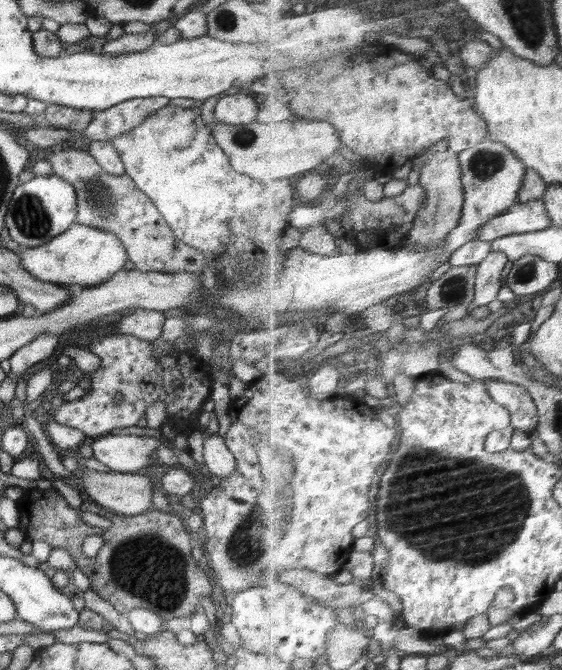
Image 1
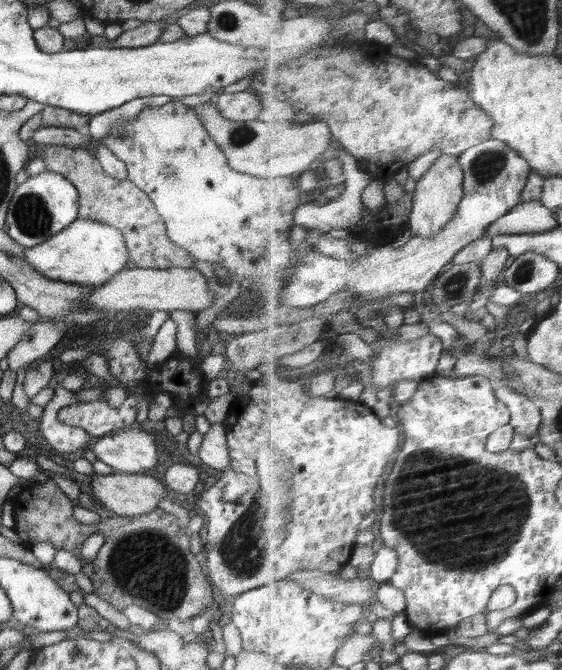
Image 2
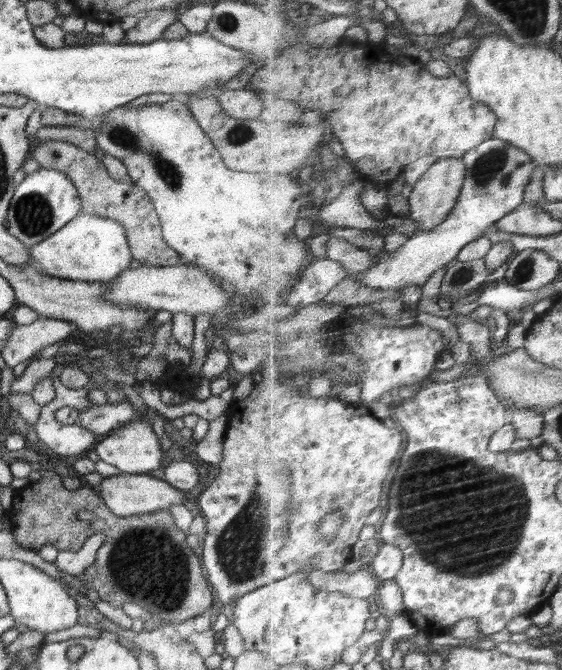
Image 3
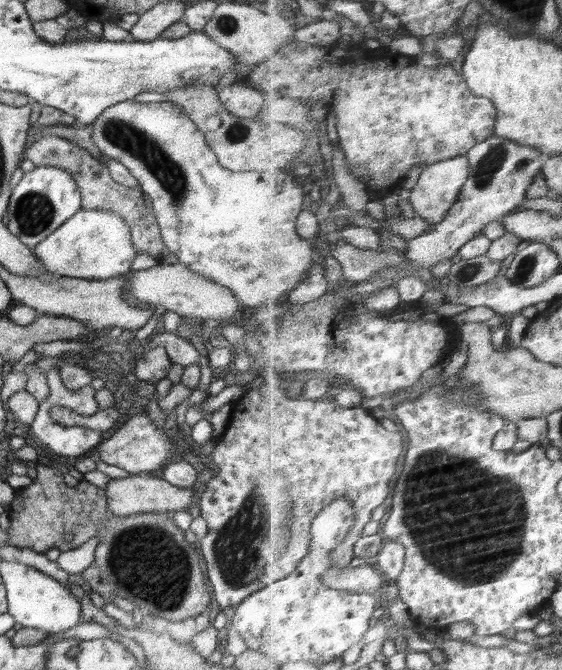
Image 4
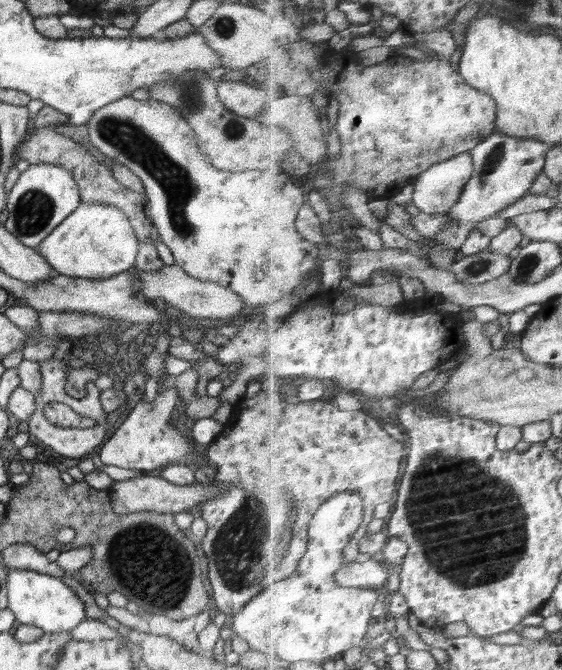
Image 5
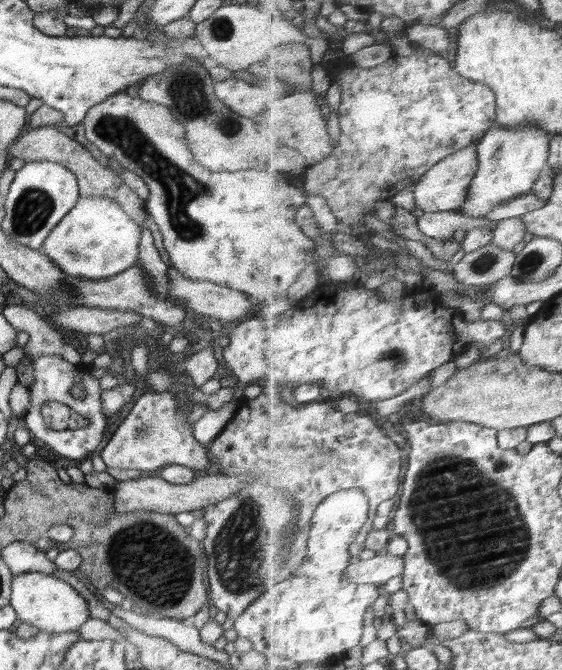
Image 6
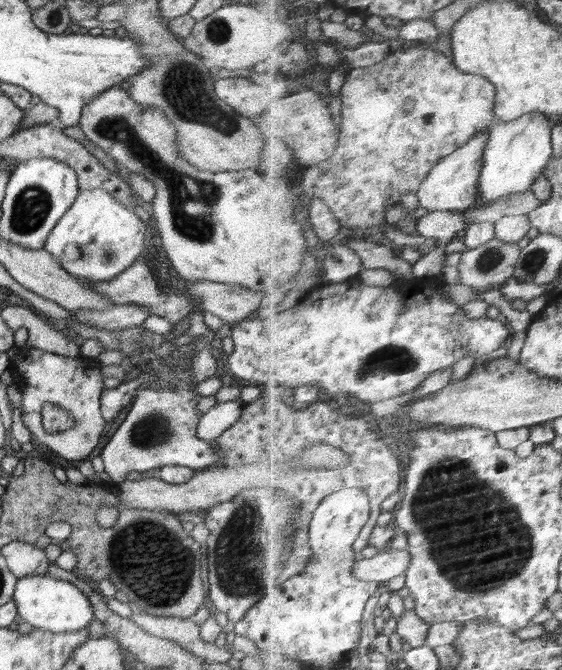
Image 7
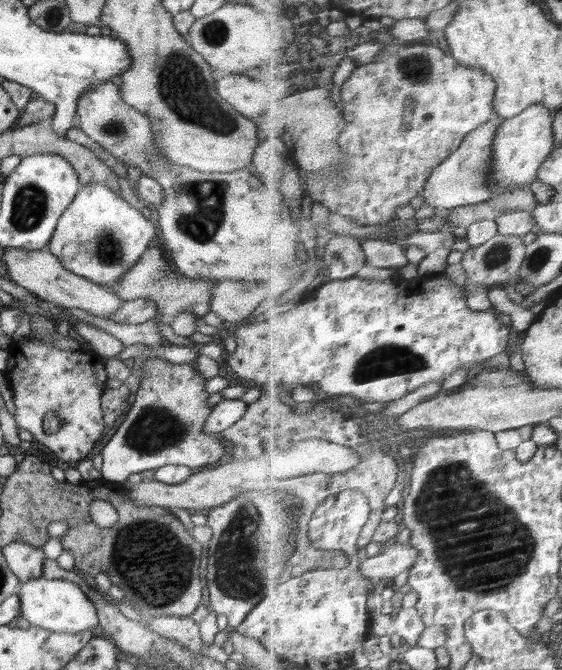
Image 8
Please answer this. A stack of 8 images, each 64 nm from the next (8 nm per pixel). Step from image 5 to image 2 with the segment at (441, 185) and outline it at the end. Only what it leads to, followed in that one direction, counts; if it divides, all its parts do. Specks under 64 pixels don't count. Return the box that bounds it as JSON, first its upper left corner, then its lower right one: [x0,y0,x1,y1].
[410,154,465,238]

